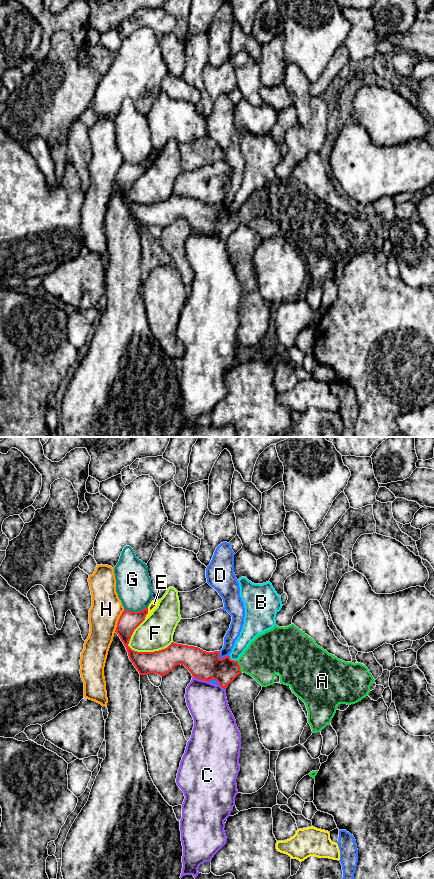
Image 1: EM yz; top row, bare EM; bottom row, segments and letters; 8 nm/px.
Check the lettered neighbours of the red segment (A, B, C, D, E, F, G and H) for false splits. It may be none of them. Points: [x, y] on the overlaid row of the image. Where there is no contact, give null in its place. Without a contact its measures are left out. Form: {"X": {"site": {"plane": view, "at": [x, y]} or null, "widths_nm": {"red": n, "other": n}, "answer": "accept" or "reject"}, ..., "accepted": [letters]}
{"A": {"site": {"plane": "yz", "at": [239, 666]}, "widths_nm": {"red": 220, "other": 340}, "answer": "accept"}, "B": {"site": {"plane": "yz", "at": [232, 660]}, "widths_nm": {"red": 220, "other": 120}, "answer": "reject"}, "C": {"site": {"plane": "yz", "at": [201, 679]}, "widths_nm": {"red": 220, "other": 320}, "answer": "reject"}, "D": {"site": {"plane": "yz", "at": [224, 657]}, "widths_nm": {"red": 220, "other": 100}, "answer": "reject"}, "E": {"site": {"plane": "yz", "at": [147, 613]}, "widths_nm": {"red": 160, "other": 60}, "answer": "reject"}, "F": {"site": {"plane": "yz", "at": [149, 652]}, "widths_nm": {"red": 200, "other": 280}, "answer": "reject"}, "G": {"site": {"plane": "yz", "at": [135, 612]}, "widths_nm": {"red": 160, "other": 280}, "answer": "reject"}, "H": {"site": {"plane": "yz", "at": [118, 620]}, "widths_nm": {"red": 160, "other": 240}, "answer": "reject"}, "accepted": ["A"]}

